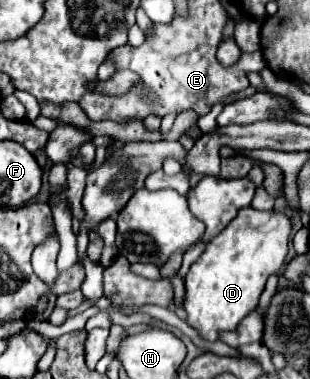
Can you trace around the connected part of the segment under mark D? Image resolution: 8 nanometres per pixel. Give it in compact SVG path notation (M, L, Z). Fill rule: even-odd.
M245 207L223 233L209 241L205 253L185 275L187 325L193 327L201 339L217 341L221 331L235 331L239 323L257 309L267 277L281 269L285 261L289 233L291 223L285 213Z

